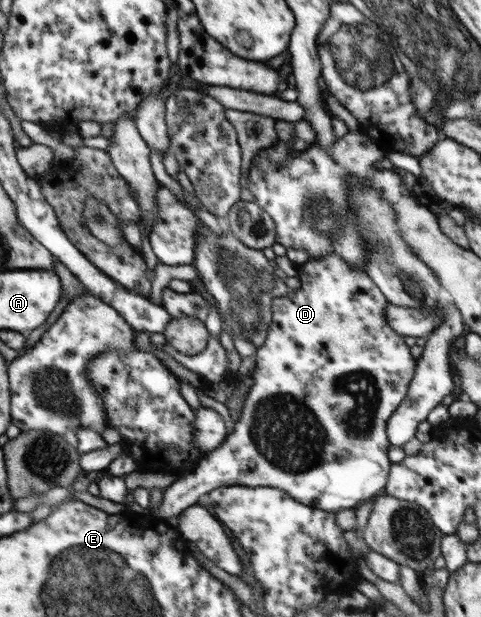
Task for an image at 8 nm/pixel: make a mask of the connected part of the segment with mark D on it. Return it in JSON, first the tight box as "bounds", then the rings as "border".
{"bounds":[148,253,417,521],"border":[[[327,253],[322,257],[310,258],[306,263],[295,264],[295,266],[297,273],[304,273],[304,283],[301,283],[300,290],[291,289],[287,295],[272,300],[271,324],[264,345],[256,350],[255,368],[250,373],[252,386],[245,397],[242,413],[235,423],[233,431],[227,435],[225,441],[218,448],[209,451],[197,461],[196,469],[185,476],[178,477],[172,485],[164,489],[160,507],[155,509],[153,513],[148,511],[148,514],[155,519],[169,521],[170,516],[178,516],[187,507],[204,501],[209,491],[226,486],[274,487],[281,489],[304,505],[336,513],[341,509],[355,509],[358,503],[384,492],[391,468],[391,462],[388,460],[390,443],[386,433],[387,421],[407,394],[417,360],[412,357],[411,347],[404,342],[404,335],[398,335],[390,327],[389,321],[385,318],[389,302],[364,269],[350,267],[336,253]]]}

